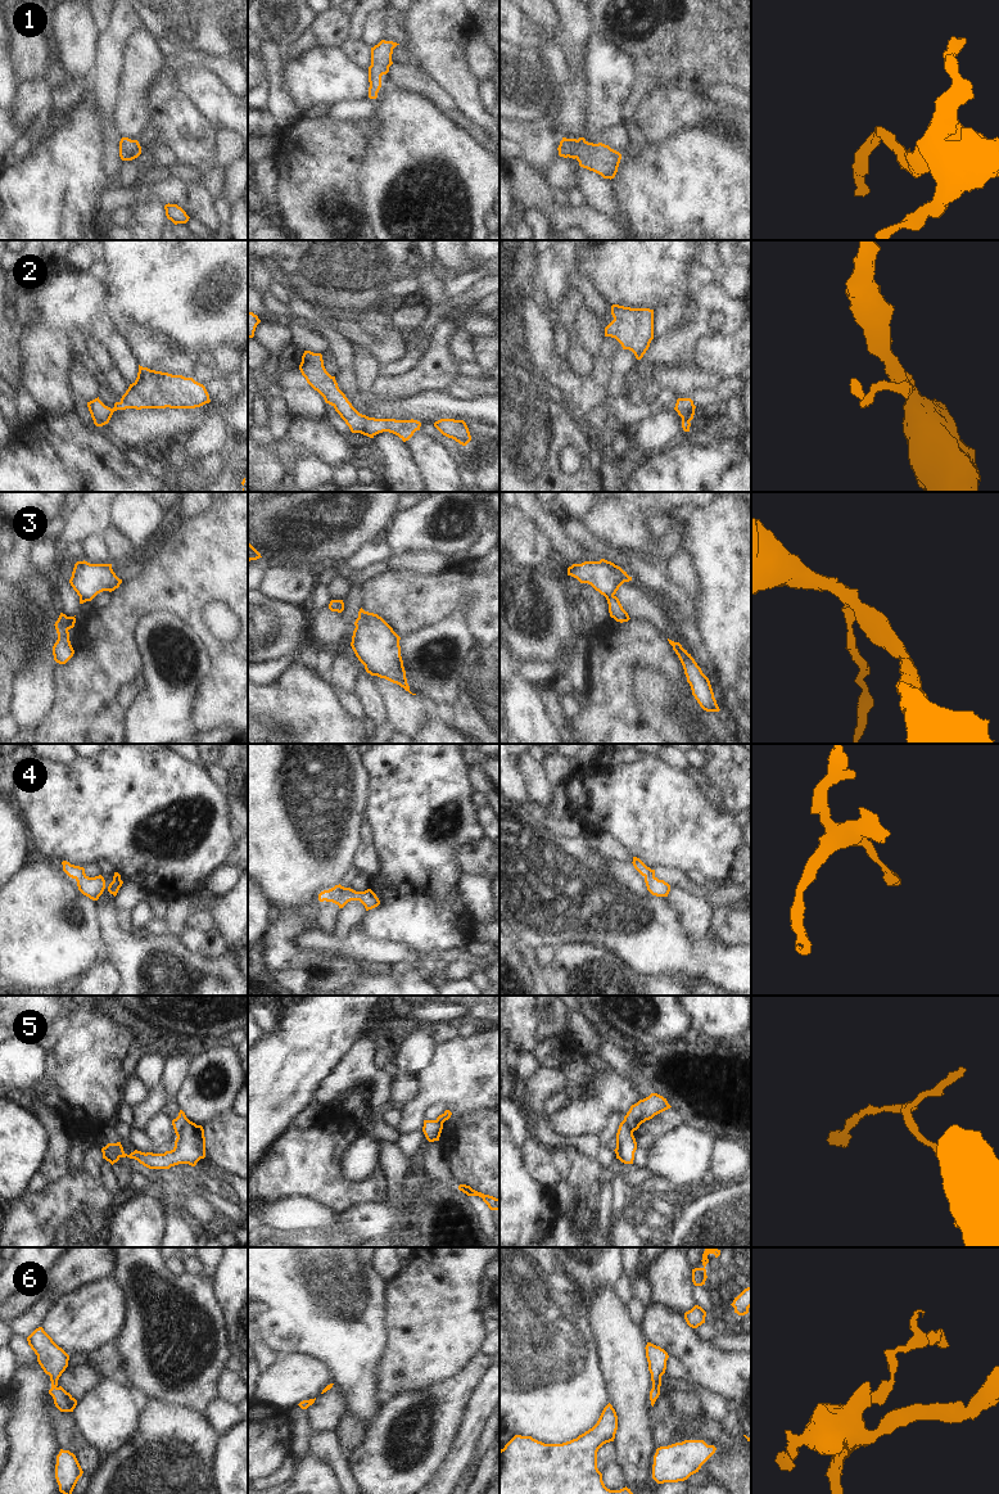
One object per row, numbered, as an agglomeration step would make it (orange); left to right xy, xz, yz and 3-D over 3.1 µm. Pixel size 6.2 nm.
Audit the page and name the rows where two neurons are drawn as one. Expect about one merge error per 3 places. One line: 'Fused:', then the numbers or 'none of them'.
Fused: 3, 5

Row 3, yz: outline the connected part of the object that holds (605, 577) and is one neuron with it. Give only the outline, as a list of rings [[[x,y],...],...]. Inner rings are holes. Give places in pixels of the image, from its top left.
[[[605,559],[573,564],[568,568],[568,576],[577,578],[580,583],[591,584],[606,600],[614,596],[624,582],[632,581],[627,572]]]

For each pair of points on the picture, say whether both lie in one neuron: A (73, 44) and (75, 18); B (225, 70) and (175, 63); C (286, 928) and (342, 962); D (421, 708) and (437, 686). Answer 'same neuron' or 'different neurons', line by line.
A: same neuron
B: same neuron
C: same neuron
D: different neurons

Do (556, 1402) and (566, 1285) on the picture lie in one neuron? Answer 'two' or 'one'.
one

